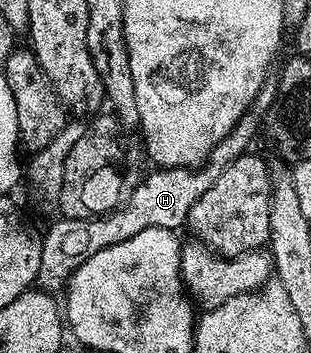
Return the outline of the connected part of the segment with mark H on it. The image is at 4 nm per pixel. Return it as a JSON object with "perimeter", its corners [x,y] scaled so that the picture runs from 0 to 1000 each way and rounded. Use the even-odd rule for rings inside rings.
{"perimeter":[[[871,215],[849,227],[836,261],[823,272],[814,295],[791,309],[791,323],[682,419],[682,431],[646,470],[624,476],[531,476],[486,479],[486,493],[408,547],[395,575],[373,595],[357,595],[347,606],[322,606],[296,618],[219,618],[190,615],[190,629],[164,635],[132,666],[138,691],[138,722],[129,731],[125,776],[116,790],[119,807],[151,827],[186,827],[199,807],[222,802],[238,785],[244,759],[270,748],[309,714],[347,703],[360,691],[386,691],[386,680],[412,680],[412,669],[437,669],[437,657],[463,657],[463,646],[540,646],[572,657],[601,637],[617,578],[695,521],[707,487],[733,476],[768,448],[775,436],[794,433],[807,422],[804,399],[817,391],[817,377],[830,368],[830,354],[842,346],[852,323],[871,320],[881,297],[881,275],[894,269],[891,218]]]}

